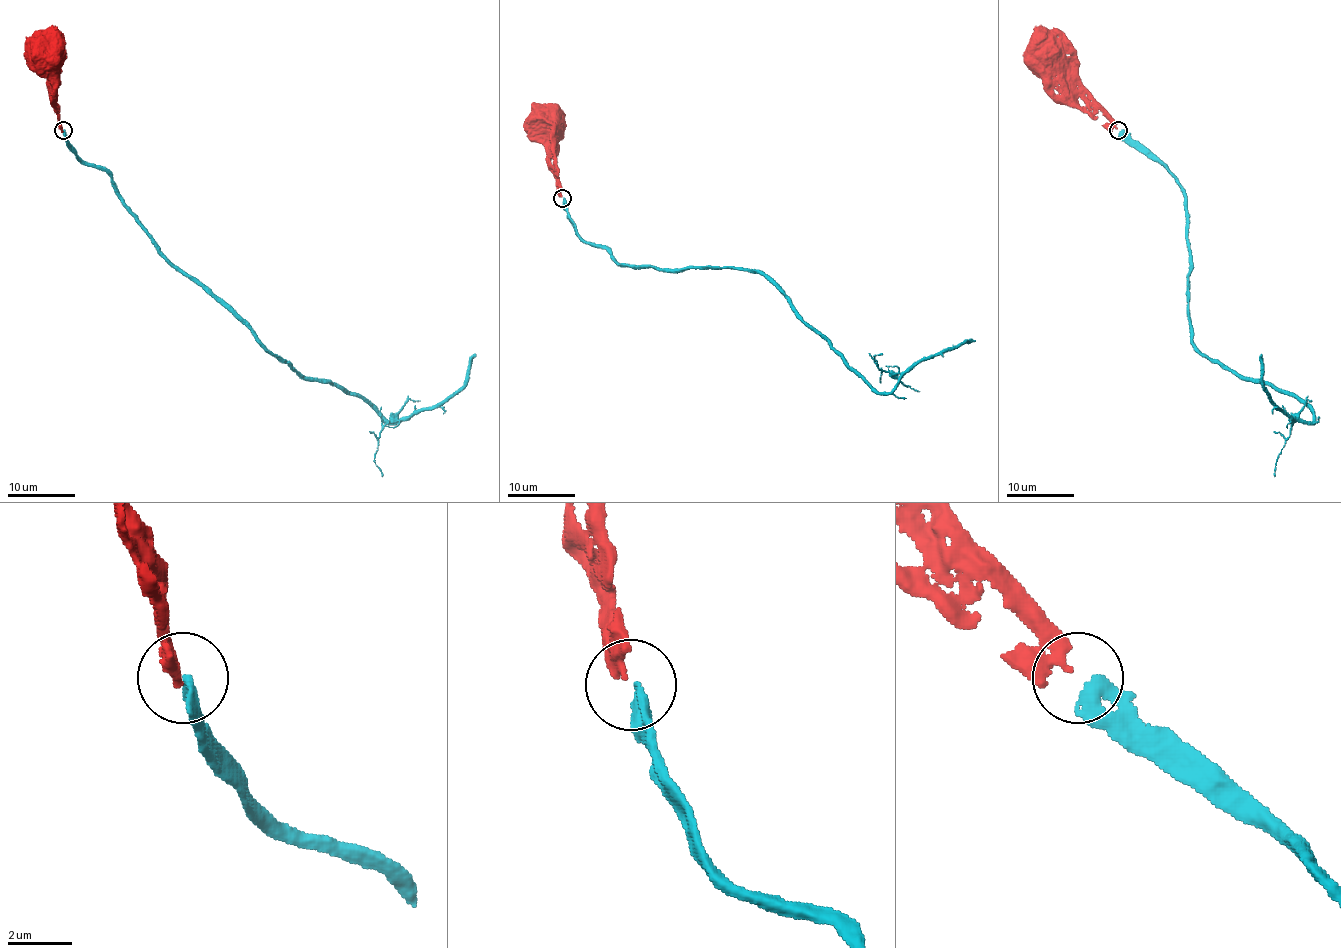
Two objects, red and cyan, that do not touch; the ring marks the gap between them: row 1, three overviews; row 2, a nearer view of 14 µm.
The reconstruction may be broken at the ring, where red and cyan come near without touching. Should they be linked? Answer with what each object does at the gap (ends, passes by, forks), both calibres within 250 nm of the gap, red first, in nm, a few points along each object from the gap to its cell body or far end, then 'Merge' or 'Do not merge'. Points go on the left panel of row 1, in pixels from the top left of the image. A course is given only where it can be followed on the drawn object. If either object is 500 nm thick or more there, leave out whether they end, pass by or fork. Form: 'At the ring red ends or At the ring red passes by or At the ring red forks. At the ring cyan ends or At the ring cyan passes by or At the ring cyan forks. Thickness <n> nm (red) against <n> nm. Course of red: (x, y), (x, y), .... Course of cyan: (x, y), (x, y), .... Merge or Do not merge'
At the ring red ends. At the ring cyan ends. Thickness 280 nm (red) against 420 nm. Course of red: (62, 128), (58, 104), (50, 94), (51, 69), (45, 69), (41, 65), (45, 62). Course of cyan: (63, 131), (85, 164), (111, 177), (152, 244), (305, 378), (334, 381), (400, 422), (448, 400), (475, 354). Merge

